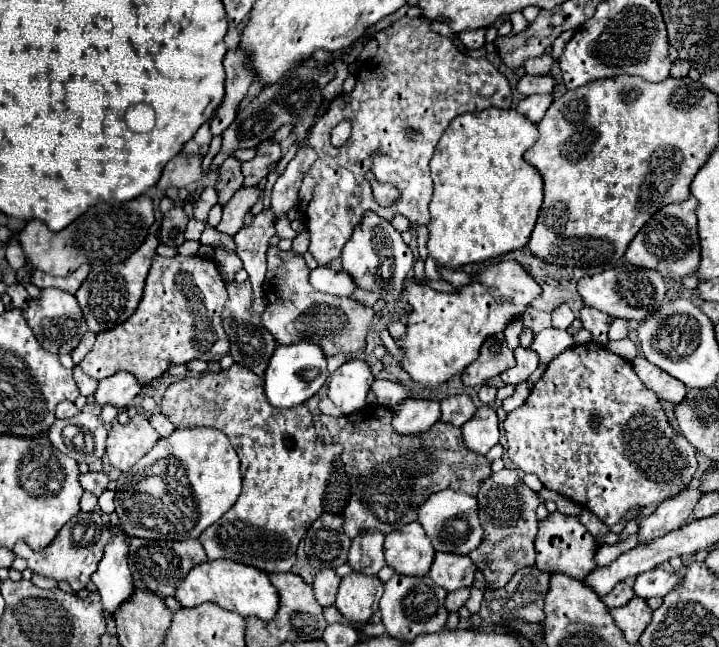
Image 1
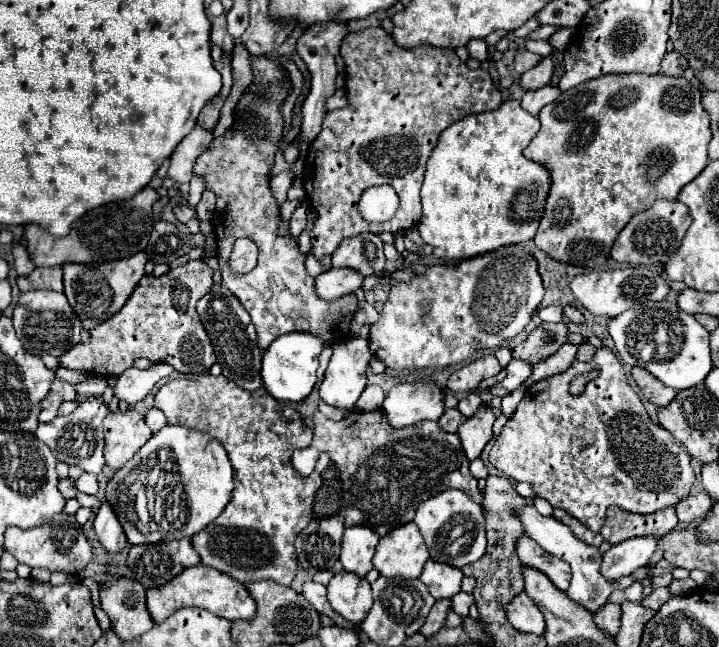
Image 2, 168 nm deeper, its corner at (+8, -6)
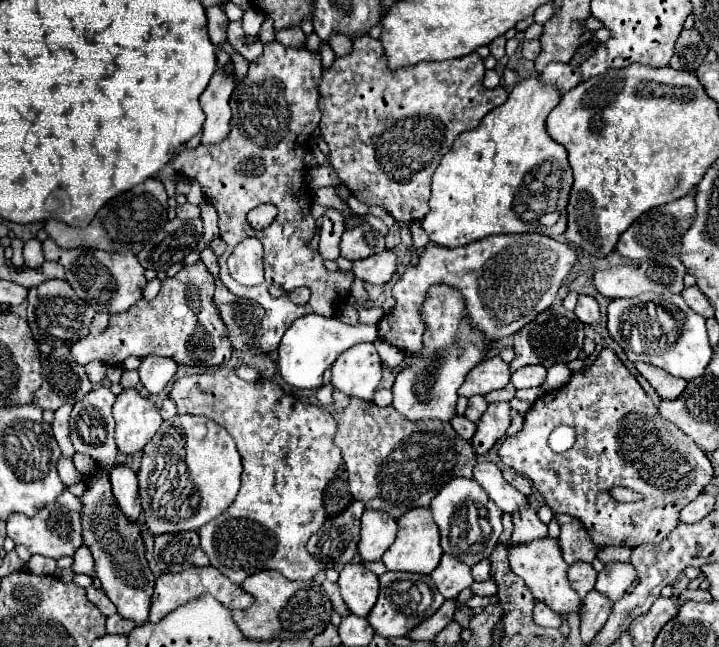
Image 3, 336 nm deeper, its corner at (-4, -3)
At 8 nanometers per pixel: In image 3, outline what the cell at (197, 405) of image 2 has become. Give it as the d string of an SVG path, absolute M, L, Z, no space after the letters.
M218 368L206 374L184 376L174 382L168 398L176 404L178 414L206 416L226 428L236 440L238 452L242 456L242 488L234 504L216 520L198 530L202 550L208 554L210 564L236 584L242 584L246 576L264 568L274 568L288 580L310 580L316 576L322 568L318 568L316 560L306 552L306 542L326 520L322 502L324 488L342 464L340 450L332 442L336 434L336 420L332 412L322 406L296 400L294 395L287 394L270 380L260 378L256 382L246 382L238 378L232 368Z

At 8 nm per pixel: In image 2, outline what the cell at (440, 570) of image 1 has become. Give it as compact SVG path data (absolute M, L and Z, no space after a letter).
M428 559L420 575L420 581L428 587L434 599L452 599L456 593L460 593L462 577L464 575L460 569Z

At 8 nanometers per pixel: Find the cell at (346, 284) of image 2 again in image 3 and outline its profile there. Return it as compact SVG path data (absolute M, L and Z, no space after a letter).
M386 250L382 254L354 262L352 272L356 278L360 278L364 282L386 284L392 278L392 274L396 272L396 254L394 254L394 250Z

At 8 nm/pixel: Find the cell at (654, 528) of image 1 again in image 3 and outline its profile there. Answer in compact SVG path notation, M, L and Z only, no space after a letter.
M616 562L616 564L606 564L602 572L598 572L598 582L596 590L604 592L610 600L618 600L626 588L636 580L636 568L632 568L630 562Z

